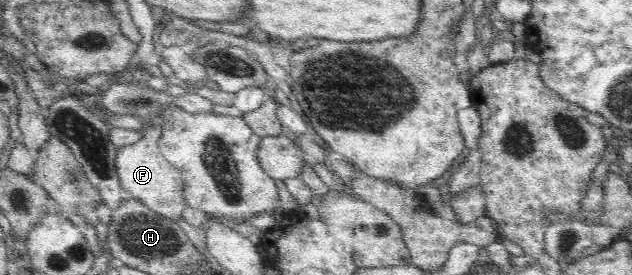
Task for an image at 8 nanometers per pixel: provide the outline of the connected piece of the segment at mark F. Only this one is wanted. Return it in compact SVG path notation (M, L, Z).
M161 123L150 124L140 141L122 146L116 155L116 172L122 188L132 197L140 199L152 212L166 217L166 220L178 222L182 219L184 209L187 209L184 201L184 180L181 172L166 161L160 152L162 129Z

